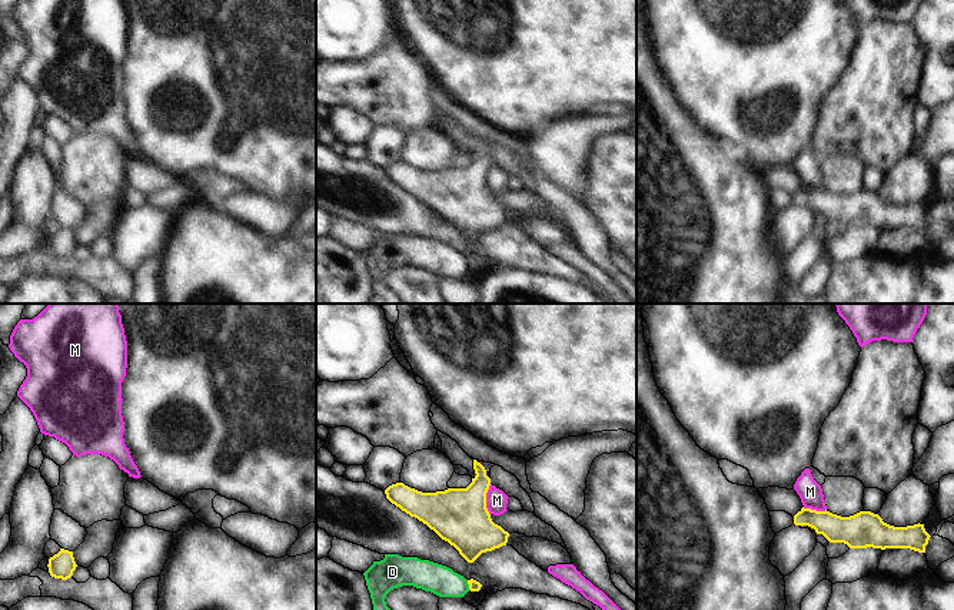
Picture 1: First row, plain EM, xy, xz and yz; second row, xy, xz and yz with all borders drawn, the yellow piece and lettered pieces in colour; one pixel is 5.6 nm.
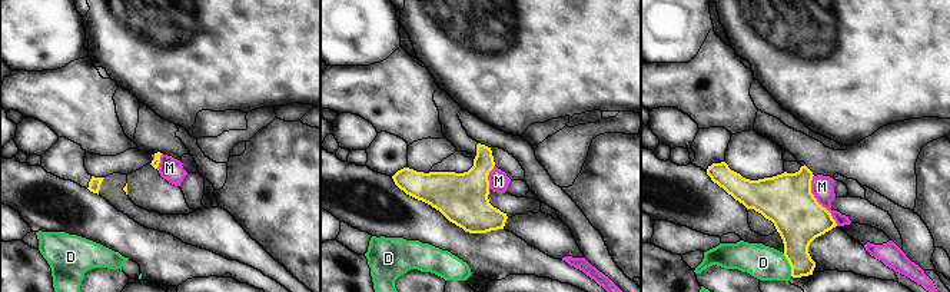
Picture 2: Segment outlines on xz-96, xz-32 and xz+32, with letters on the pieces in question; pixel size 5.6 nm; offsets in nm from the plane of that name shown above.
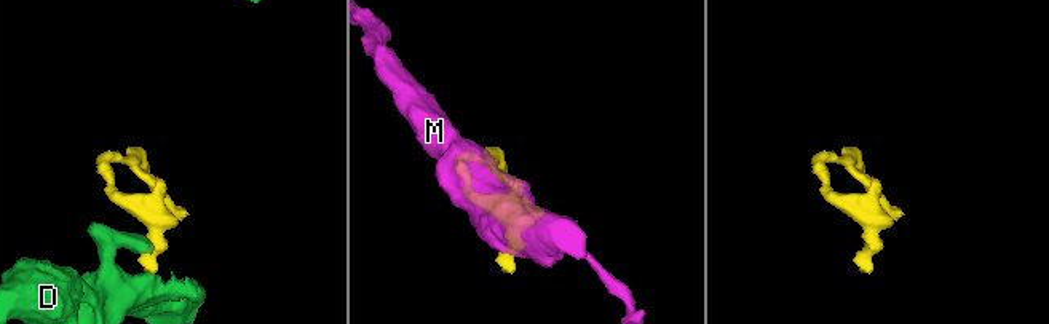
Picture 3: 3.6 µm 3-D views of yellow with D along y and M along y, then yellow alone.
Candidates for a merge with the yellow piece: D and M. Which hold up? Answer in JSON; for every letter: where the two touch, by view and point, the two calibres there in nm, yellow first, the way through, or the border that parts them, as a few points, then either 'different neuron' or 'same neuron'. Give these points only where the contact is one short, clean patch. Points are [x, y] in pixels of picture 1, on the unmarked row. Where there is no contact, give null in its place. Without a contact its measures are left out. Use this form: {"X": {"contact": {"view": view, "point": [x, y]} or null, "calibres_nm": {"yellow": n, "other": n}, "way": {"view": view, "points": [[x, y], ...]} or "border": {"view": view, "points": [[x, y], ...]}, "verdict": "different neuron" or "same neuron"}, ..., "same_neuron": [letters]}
{"D": {"contact": {"view": "xz", "point": [468, 262]}, "calibres_nm": {"yellow": 60, "other": 170}, "verdict": "different neuron"}, "M": {"contact": {"view": "xz", "point": [485, 179]}, "calibres_nm": {"yellow": 320, "other": 120}, "verdict": "different neuron"}, "same_neuron": []}

